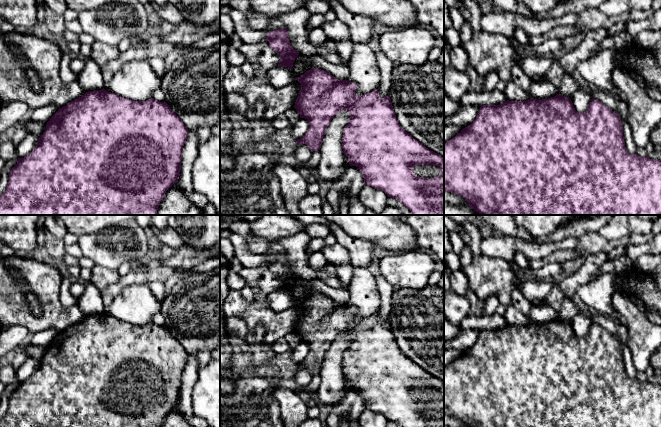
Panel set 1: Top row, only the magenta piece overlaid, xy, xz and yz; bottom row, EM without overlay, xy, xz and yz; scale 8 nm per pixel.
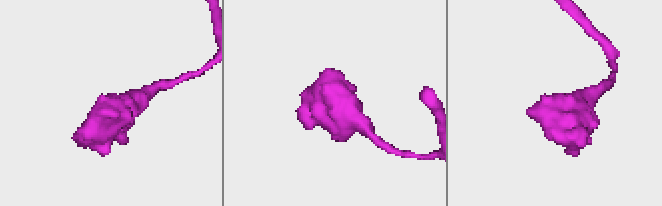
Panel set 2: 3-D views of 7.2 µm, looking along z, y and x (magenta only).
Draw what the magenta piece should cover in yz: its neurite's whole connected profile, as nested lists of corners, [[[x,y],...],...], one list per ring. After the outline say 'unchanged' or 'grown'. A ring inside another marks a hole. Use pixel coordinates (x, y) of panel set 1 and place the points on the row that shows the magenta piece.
[[[560,93],[554,97],[542,100],[534,98],[527,101],[507,100],[499,105],[481,106],[476,119],[444,144],[444,191],[462,196],[468,202],[468,205],[480,215],[661,215],[661,160],[652,160],[648,156],[642,158],[637,154],[629,154],[625,147],[621,117],[597,99],[591,99],[588,110],[584,113],[578,113],[571,99]]] | unchanged

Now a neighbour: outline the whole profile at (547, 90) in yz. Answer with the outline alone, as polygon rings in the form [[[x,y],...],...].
[[[550,82],[533,85],[529,92],[531,98],[542,100],[559,94],[559,88]]]

